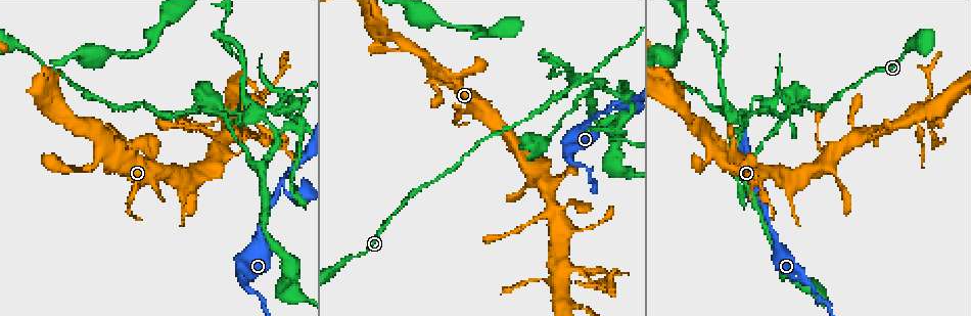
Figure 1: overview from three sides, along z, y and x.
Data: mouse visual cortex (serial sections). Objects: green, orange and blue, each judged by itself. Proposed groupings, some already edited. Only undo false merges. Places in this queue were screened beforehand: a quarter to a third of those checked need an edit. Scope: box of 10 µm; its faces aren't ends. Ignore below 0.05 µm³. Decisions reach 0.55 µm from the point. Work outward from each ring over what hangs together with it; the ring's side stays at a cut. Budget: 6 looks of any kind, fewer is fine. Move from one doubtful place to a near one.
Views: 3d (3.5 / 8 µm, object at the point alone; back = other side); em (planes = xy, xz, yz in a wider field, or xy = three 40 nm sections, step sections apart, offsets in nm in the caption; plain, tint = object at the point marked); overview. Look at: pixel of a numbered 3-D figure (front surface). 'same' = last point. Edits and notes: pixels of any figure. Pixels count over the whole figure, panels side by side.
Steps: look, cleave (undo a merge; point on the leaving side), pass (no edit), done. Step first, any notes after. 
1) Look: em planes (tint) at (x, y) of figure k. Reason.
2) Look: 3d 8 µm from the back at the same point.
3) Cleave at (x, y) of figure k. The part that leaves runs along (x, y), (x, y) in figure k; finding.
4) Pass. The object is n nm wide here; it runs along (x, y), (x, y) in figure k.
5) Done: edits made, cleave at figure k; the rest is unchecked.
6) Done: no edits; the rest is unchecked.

Look: 3d 3.5 µm at (207, 166) of figure 1. Calibre changes.

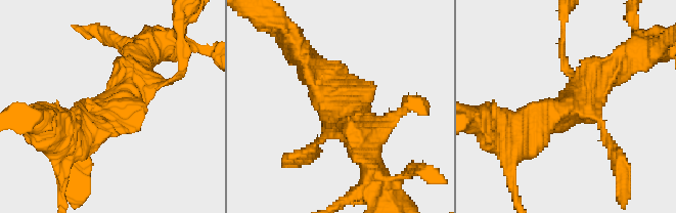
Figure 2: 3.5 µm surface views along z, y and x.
Look: em xy step 5 (tint) at (590, 109) of figure 2. 4 arms meet here; the arms are 150, 150, 350, 400 nm wide.

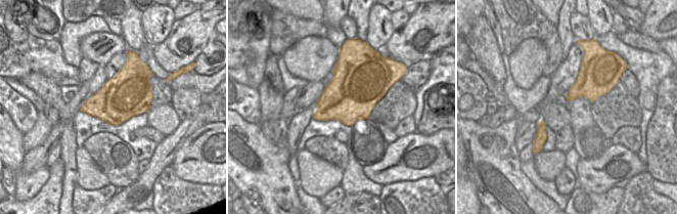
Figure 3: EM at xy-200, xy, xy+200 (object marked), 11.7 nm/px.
Pass. It runs along (536, 130), (580, 102), (627, 61) in figure 2; continuous, no second cell.

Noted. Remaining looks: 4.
Look: 3d 3.5 µm at (587, 122) of figure 1. Sudden change in width.

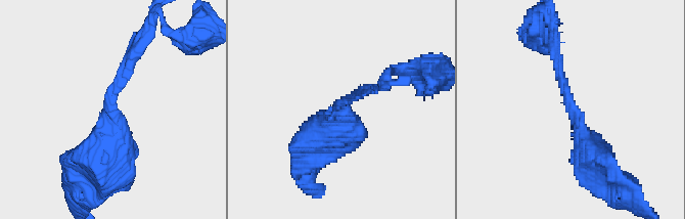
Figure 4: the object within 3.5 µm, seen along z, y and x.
Look: em planes (tint) at (343, 110) of figure 4. Shape alone is not enough.

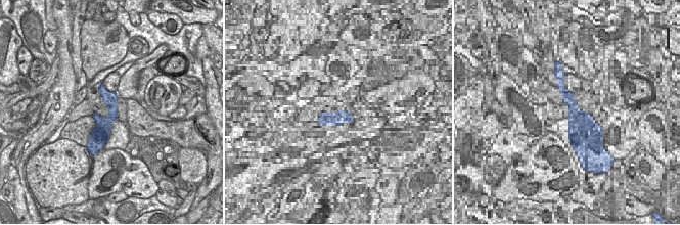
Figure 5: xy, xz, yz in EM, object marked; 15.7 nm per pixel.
Pass. The object is 260 nm wide here; it runs along (101, 88), (111, 102), (102, 142) in figure 5; one cell here.

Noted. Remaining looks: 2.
Look: em xy step 3 (tint) at (608, 112) of figure 1. Thick turns thin.

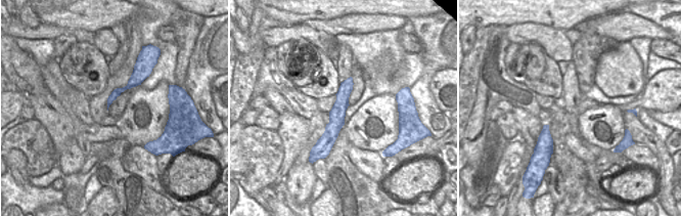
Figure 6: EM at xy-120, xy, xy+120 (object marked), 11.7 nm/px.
Look: 3d 3.5 µm at the same point. Wider look.

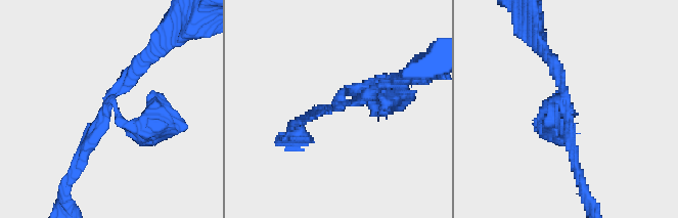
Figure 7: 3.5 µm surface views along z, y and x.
Pass. The arms are 150, 200, 200 nm wide; it runs along (350, 80), (327, 147) in figure 6; all the same cell.

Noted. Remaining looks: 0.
Done: no edits; the rest is unchecked.

